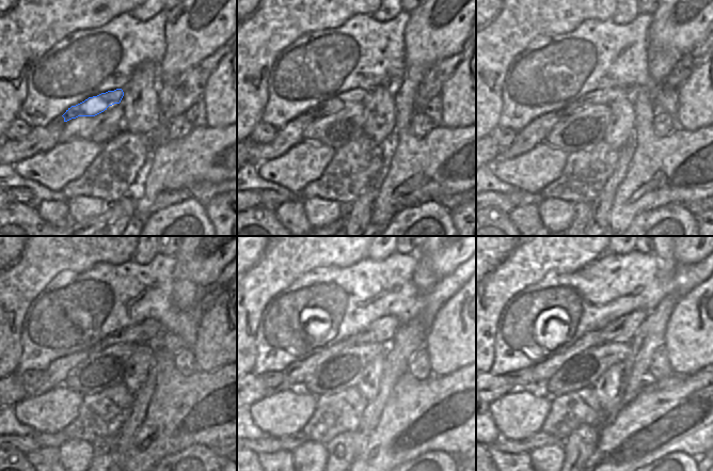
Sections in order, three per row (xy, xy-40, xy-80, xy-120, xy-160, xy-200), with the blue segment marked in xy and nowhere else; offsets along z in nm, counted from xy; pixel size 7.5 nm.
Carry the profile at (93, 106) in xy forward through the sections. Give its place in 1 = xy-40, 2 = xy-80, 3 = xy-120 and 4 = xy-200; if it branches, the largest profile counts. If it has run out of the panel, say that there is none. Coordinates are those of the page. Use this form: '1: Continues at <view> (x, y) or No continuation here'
1: Continues at xy-40 (333, 105)
2: Continues at xy-80 (605, 96)
3: Continues at xy-120 (147, 331)
4: Continues at xy-200 (622, 330).

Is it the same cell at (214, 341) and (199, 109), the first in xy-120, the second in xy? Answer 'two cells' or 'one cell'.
two cells

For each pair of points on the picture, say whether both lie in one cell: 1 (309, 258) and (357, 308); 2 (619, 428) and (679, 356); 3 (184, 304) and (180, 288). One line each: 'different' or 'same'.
1: different
2: different
3: same

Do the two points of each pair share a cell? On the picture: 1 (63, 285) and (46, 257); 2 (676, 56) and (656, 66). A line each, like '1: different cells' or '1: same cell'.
1: different cells
2: same cell

